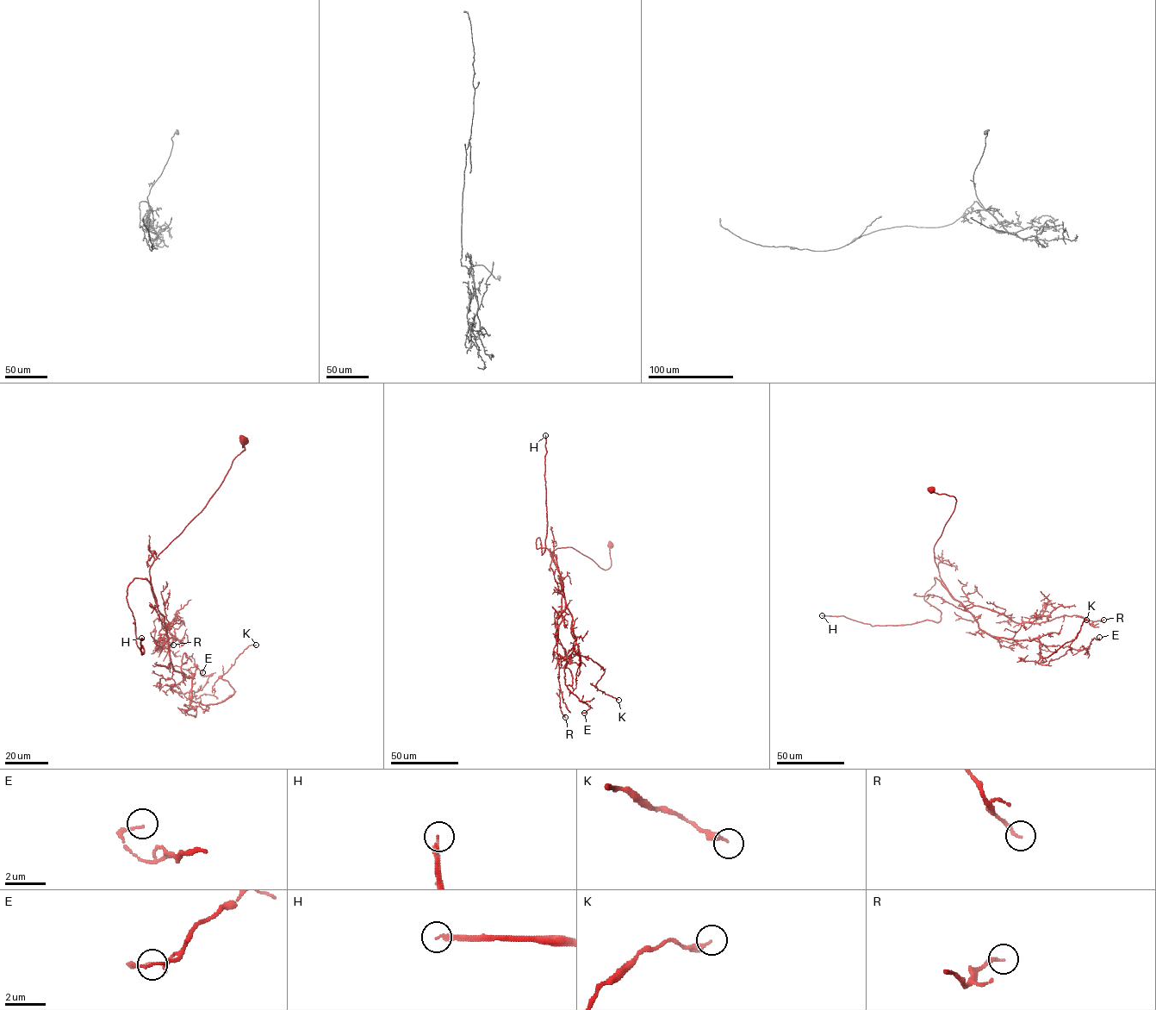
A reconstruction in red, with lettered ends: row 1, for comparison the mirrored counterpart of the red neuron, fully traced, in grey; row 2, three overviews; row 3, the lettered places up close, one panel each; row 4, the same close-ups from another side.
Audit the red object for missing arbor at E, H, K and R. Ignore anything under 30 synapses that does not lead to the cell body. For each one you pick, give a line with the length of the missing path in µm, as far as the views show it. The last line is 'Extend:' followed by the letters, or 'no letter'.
H: about 180 µm are missing
Extend: H

